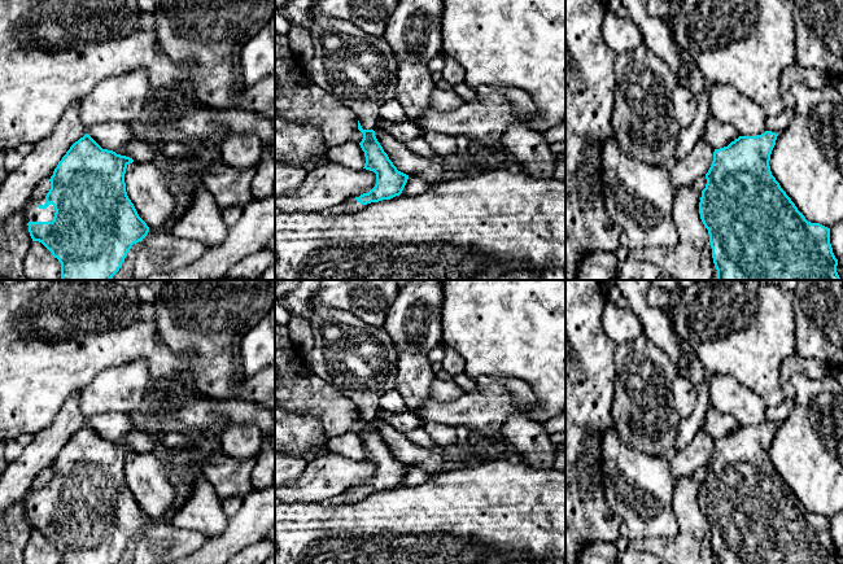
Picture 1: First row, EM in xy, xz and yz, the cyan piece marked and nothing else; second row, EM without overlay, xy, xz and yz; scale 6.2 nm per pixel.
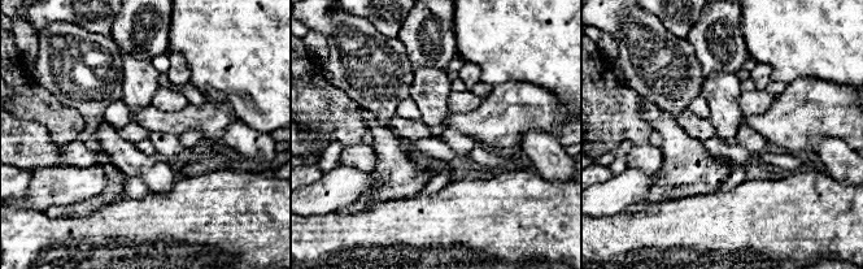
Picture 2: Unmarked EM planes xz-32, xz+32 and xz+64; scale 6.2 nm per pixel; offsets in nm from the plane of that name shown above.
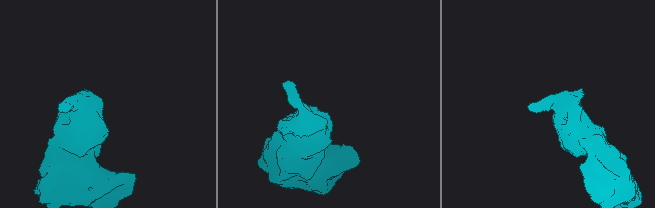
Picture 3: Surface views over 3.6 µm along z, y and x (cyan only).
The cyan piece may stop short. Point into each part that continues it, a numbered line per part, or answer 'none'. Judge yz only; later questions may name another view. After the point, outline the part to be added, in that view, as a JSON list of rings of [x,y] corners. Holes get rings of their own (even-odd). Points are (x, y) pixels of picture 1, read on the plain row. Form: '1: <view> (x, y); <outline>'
none

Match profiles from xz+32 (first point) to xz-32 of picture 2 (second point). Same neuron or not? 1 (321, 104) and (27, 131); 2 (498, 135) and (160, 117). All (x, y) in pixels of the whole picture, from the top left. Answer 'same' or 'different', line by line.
1: different
2: same

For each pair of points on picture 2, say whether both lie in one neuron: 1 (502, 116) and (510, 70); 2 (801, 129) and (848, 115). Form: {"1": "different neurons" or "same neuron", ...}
{"1": "different neurons", "2": "same neuron"}

